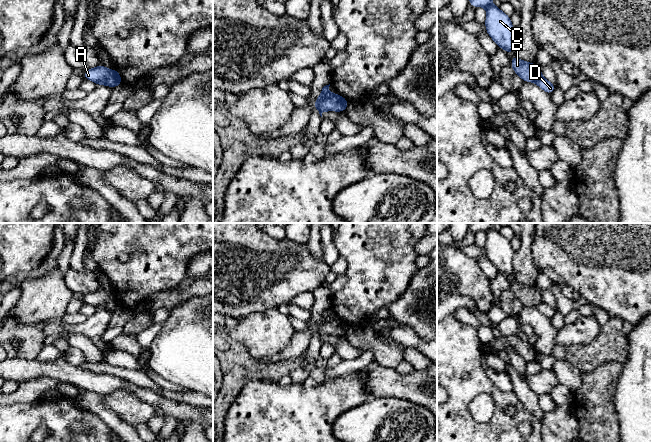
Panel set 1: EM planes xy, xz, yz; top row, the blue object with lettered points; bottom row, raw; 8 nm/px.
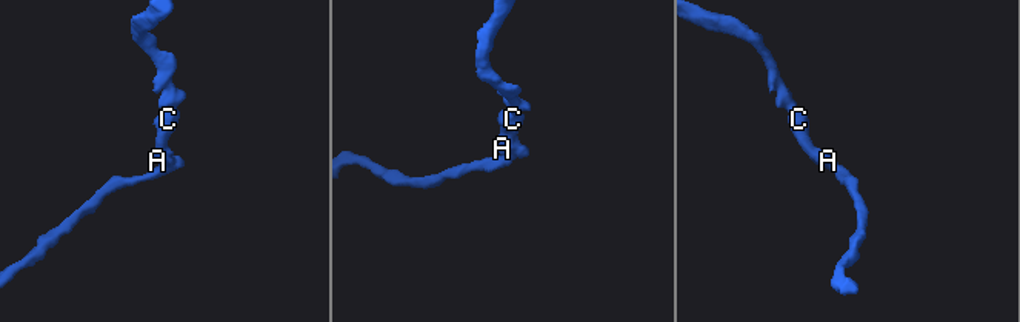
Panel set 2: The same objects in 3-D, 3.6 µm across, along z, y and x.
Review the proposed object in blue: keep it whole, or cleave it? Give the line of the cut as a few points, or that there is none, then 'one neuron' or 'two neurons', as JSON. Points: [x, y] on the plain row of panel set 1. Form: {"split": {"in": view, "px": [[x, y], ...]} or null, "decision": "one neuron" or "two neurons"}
{"split": {"in": "xz", "px": [[333, 318], [325, 322], [316, 332]]}, "decision": "two neurons"}

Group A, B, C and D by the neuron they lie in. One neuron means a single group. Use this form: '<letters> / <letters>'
A B C / D

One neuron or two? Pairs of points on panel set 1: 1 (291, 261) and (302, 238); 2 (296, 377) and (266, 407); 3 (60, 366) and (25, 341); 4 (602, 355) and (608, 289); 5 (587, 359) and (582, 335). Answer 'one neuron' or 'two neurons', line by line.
1: two neurons
2: two neurons
3: two neurons
4: two neurons
5: two neurons

